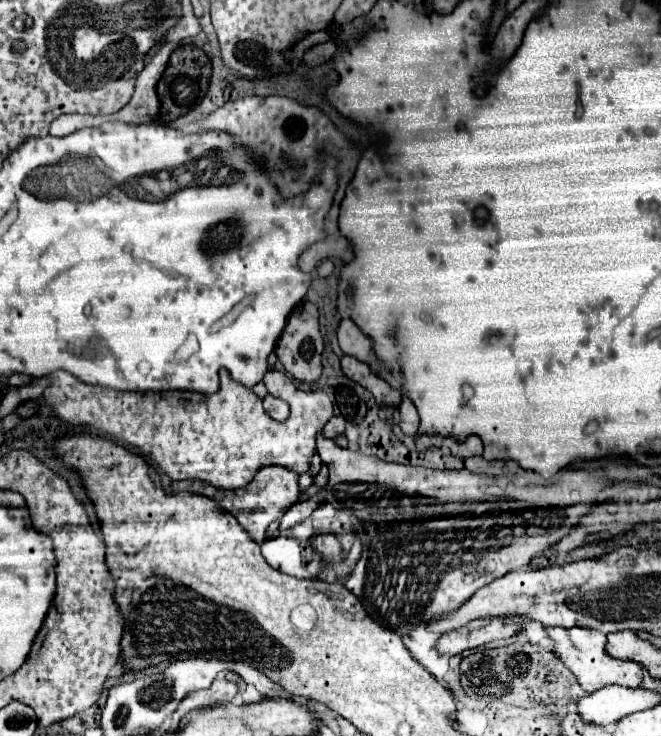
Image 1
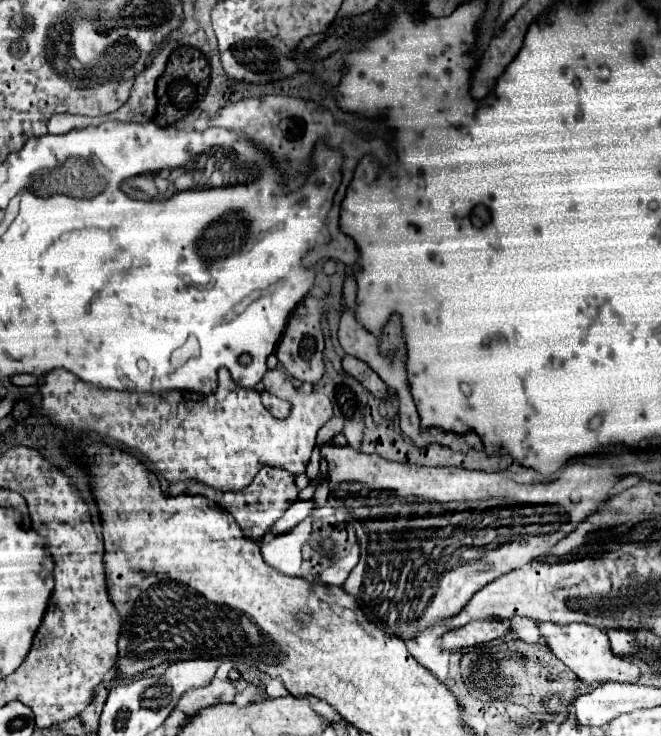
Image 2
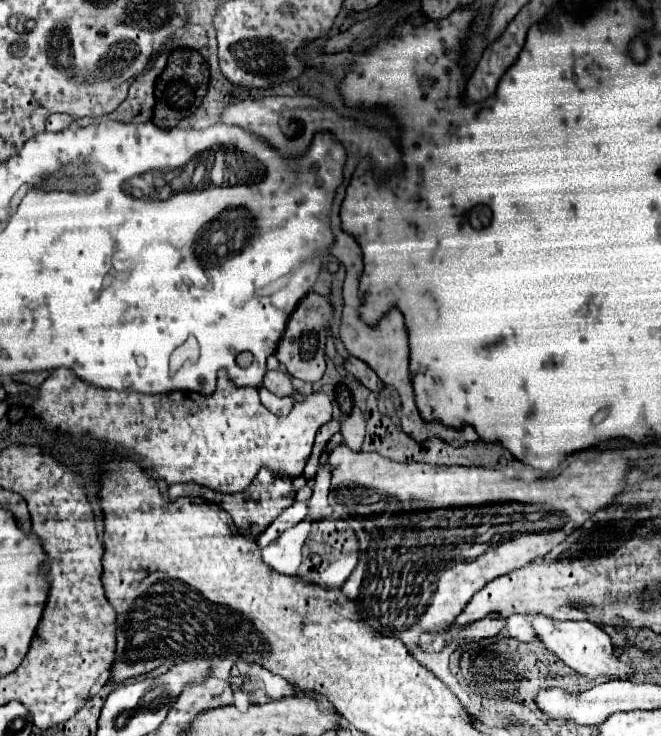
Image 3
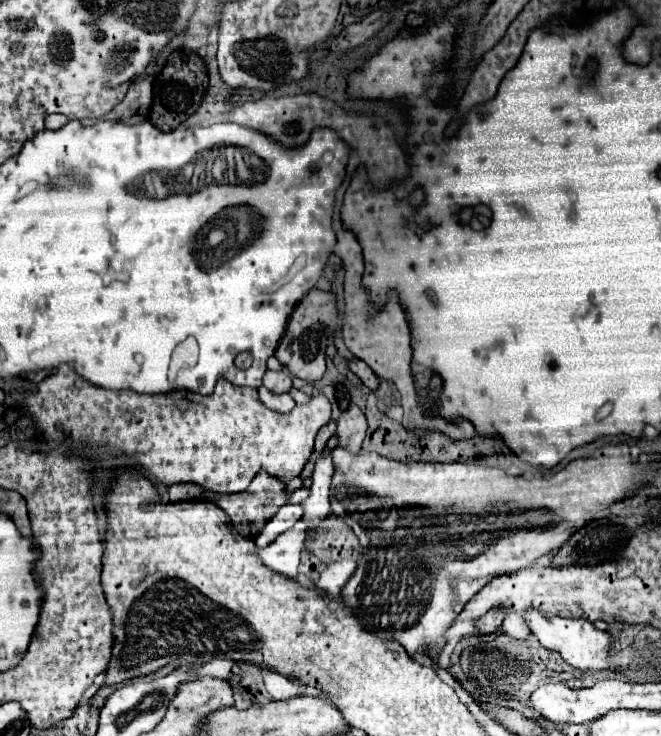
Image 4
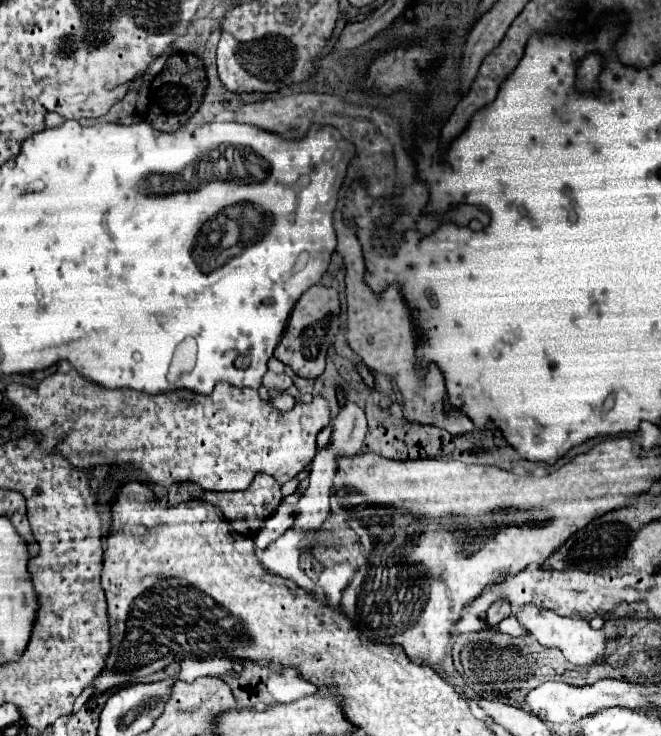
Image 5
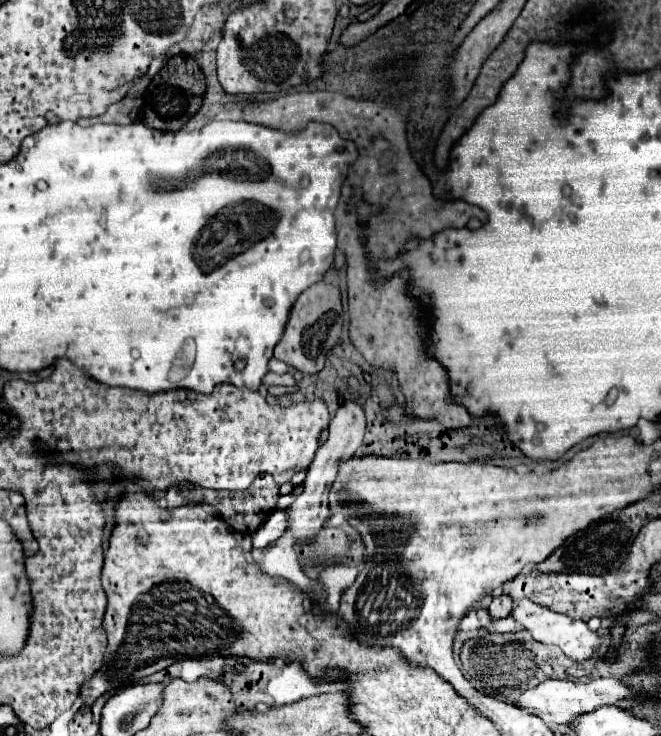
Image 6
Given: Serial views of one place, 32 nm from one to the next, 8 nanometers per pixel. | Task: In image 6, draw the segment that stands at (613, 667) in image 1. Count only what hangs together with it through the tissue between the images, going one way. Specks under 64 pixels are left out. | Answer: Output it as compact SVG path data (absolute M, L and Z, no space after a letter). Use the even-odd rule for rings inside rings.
M522 598L522 600L516 602L516 606L512 610L512 618L516 620L516 624L520 628L526 628L528 632L532 632L534 640L538 640L542 644L556 644L556 646L560 646L564 650L564 654L570 656L576 662L590 658L596 652L596 648L600 646L598 634L588 630L584 620L574 620L574 618L564 616L564 614L552 612L552 610L540 606L540 604L534 604L530 598Z

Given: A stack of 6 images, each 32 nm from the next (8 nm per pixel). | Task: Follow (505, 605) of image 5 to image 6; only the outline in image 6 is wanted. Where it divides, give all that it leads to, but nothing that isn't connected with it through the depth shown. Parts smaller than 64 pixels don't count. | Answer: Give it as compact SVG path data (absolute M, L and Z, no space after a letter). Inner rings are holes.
M500 594L500 596L494 596L492 598L492 604L488 606L488 612L492 618L504 618L510 614L510 608L512 608L512 600L508 594Z

